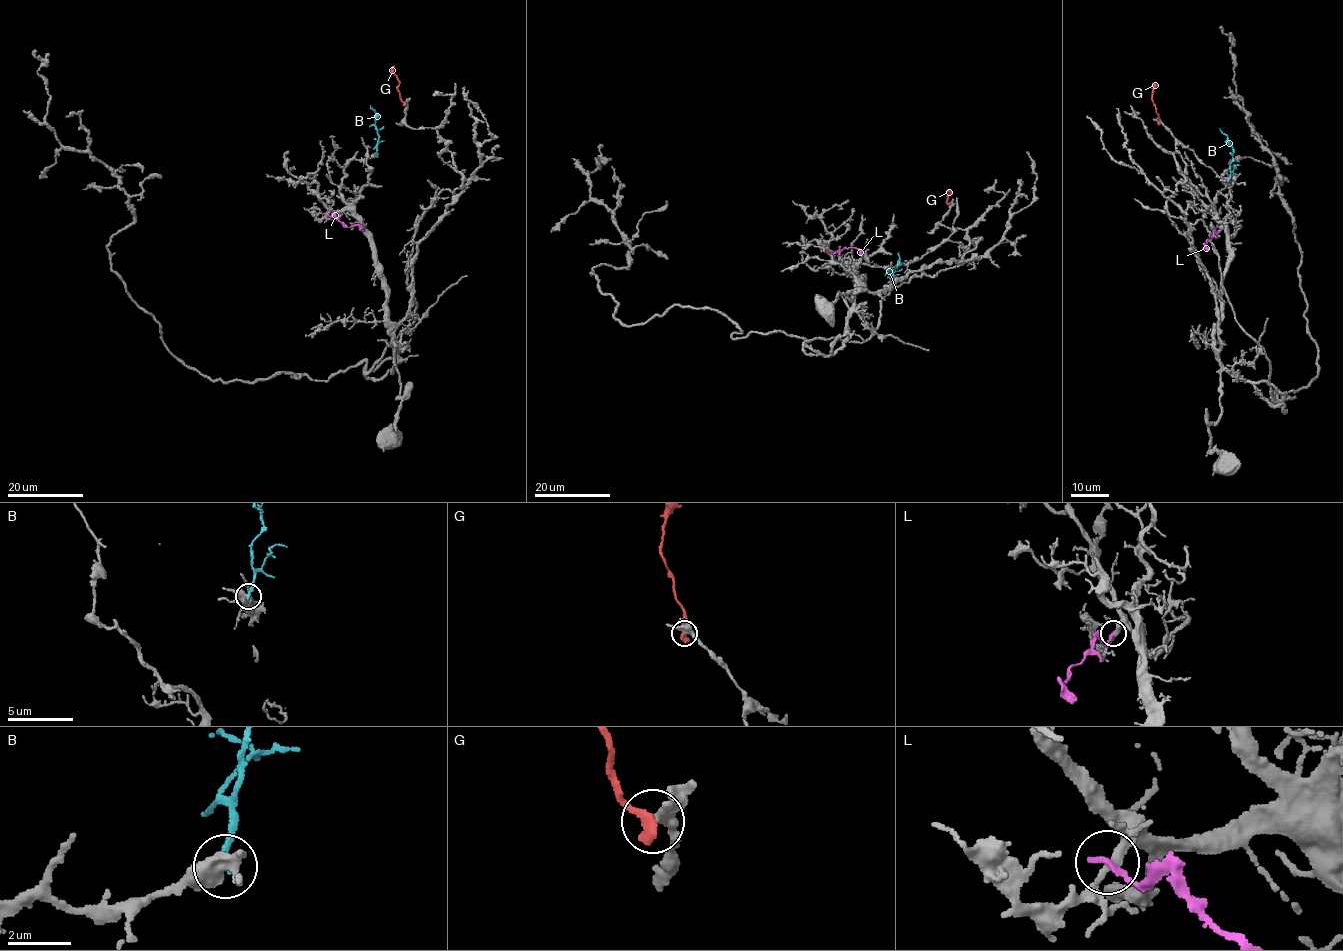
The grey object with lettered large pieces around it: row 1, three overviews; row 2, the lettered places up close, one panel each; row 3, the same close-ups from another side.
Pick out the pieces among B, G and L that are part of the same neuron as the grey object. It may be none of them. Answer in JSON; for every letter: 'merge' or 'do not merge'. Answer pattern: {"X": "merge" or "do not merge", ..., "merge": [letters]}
{"B": "merge", "G": "do not merge", "L": "do not merge", "merge": ["B"]}

